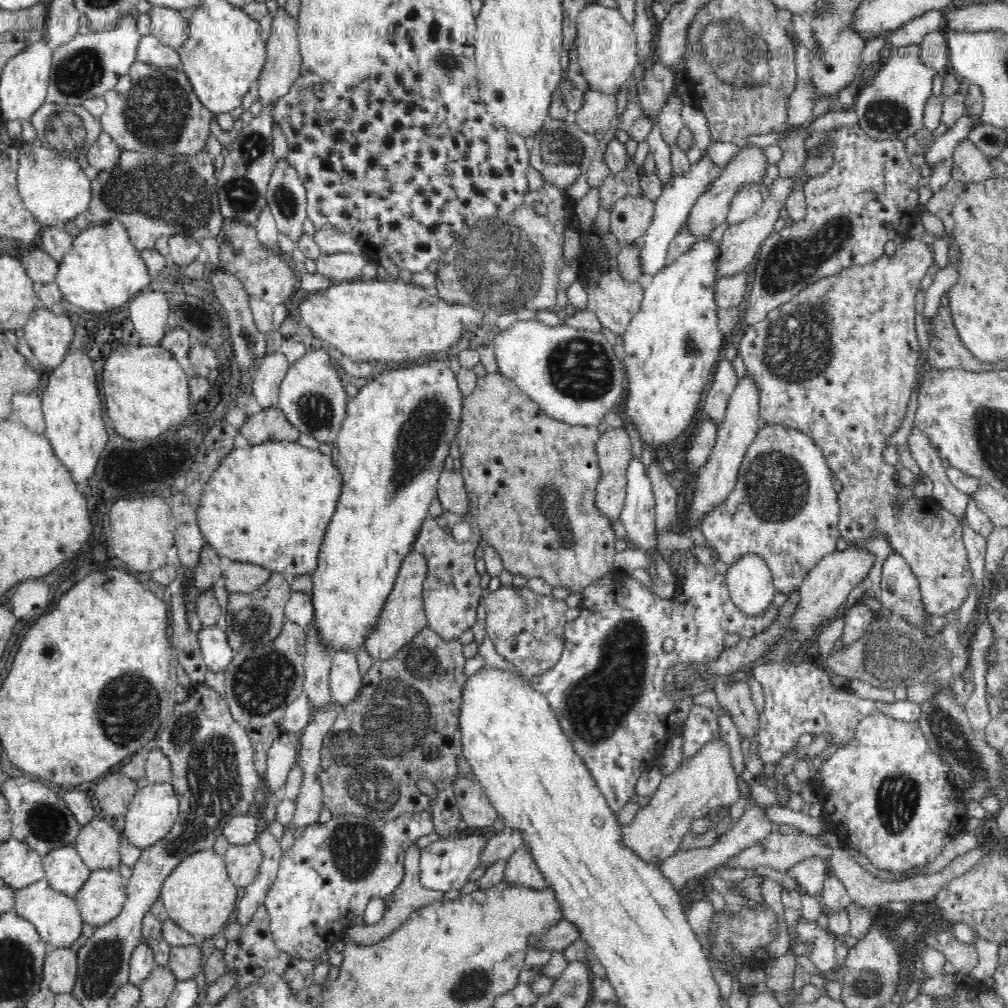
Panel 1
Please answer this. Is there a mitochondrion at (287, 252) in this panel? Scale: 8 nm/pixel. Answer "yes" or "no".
no

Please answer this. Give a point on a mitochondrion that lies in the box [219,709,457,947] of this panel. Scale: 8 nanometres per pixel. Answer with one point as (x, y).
(357, 850)

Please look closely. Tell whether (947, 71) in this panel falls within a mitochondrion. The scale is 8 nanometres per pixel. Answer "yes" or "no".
no

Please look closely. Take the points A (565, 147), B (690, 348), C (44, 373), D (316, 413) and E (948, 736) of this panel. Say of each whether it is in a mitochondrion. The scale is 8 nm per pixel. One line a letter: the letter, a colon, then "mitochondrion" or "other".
A: mitochondrion
B: mitochondrion
C: other
D: mitochondrion
E: mitochondrion

